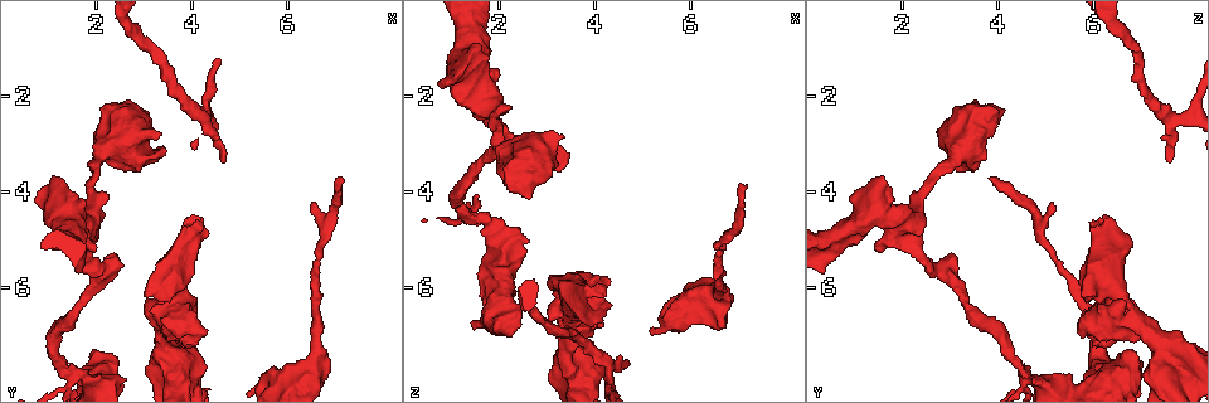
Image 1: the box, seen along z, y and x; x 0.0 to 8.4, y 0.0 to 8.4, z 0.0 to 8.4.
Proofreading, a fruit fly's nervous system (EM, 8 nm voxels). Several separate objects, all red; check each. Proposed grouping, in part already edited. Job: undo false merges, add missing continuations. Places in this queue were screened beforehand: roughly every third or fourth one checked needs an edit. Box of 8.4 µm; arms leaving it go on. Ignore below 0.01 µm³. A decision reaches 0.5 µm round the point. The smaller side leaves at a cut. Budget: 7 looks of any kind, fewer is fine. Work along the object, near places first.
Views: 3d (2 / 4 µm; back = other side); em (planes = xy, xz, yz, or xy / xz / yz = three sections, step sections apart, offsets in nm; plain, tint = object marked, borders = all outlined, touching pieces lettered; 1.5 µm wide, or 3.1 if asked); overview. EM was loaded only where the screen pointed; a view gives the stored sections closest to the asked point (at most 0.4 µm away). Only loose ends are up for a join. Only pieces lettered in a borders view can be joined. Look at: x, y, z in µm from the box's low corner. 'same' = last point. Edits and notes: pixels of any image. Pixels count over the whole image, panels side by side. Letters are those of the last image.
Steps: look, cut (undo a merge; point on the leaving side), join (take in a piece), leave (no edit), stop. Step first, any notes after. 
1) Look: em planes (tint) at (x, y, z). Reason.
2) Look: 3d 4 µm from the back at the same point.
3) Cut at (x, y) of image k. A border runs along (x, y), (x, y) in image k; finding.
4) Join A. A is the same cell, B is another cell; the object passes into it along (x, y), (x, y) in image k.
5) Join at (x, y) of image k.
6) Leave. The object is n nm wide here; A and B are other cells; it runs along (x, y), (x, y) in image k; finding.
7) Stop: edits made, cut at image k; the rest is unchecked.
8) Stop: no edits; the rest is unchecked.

Look: 3d 2 µm at (0.85, 4.00, 1.70). Free end.

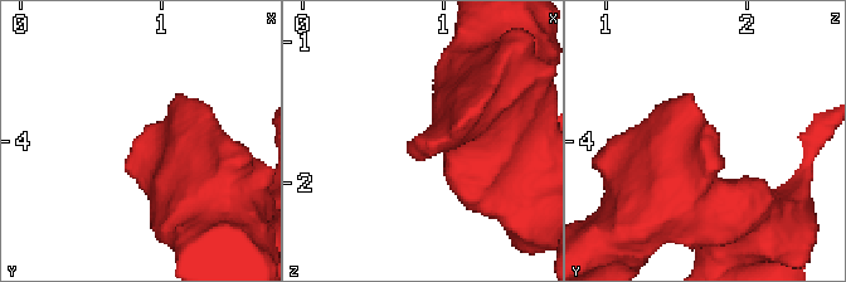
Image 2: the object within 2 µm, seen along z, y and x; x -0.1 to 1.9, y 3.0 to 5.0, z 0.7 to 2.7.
Look: em planes (tint) at (0.78, 4.06, 1.76).

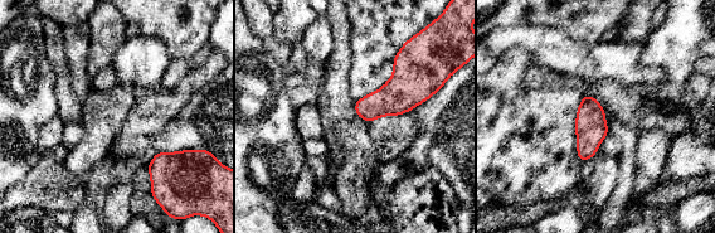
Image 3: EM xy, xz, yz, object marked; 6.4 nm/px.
Look: em planes (borders) at the same point.

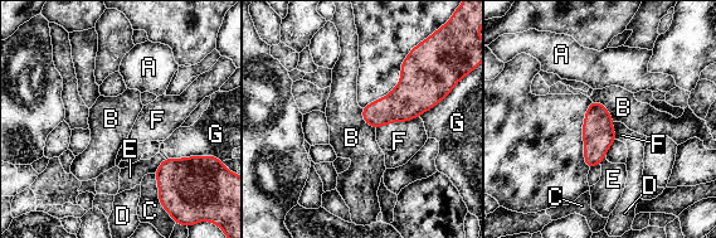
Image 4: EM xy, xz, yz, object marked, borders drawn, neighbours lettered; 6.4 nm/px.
Leave. A, B, C, D, E, F and G are other cells; a border runs along (592, 100), (600, 103), (613, 121) in image 4; none of them fits.

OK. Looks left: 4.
Look: 3d 4 µm at (4.10, 4.65, 6.00). Free end.

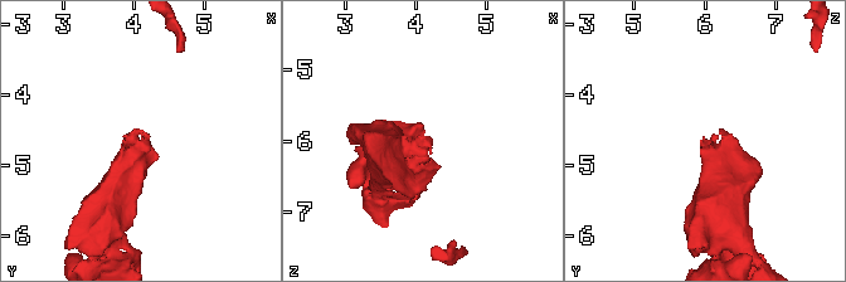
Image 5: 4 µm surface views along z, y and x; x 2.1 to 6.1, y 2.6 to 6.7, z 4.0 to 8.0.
Look: em planes (borders) at (4.05, 4.55, 6.00).

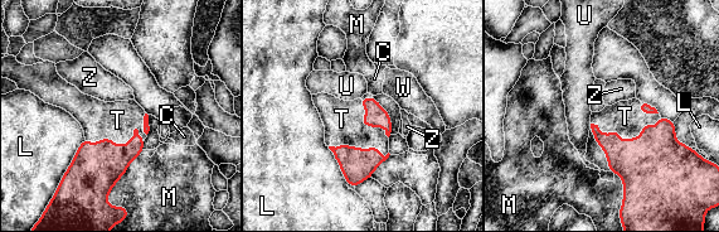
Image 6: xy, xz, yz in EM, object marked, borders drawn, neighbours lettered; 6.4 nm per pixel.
Join T. T is the same cell, C, L, M, U, W and Z are other cells; it goes on there.

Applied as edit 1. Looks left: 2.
Stop: edits made, join at image 6; the rest is unchecked.

